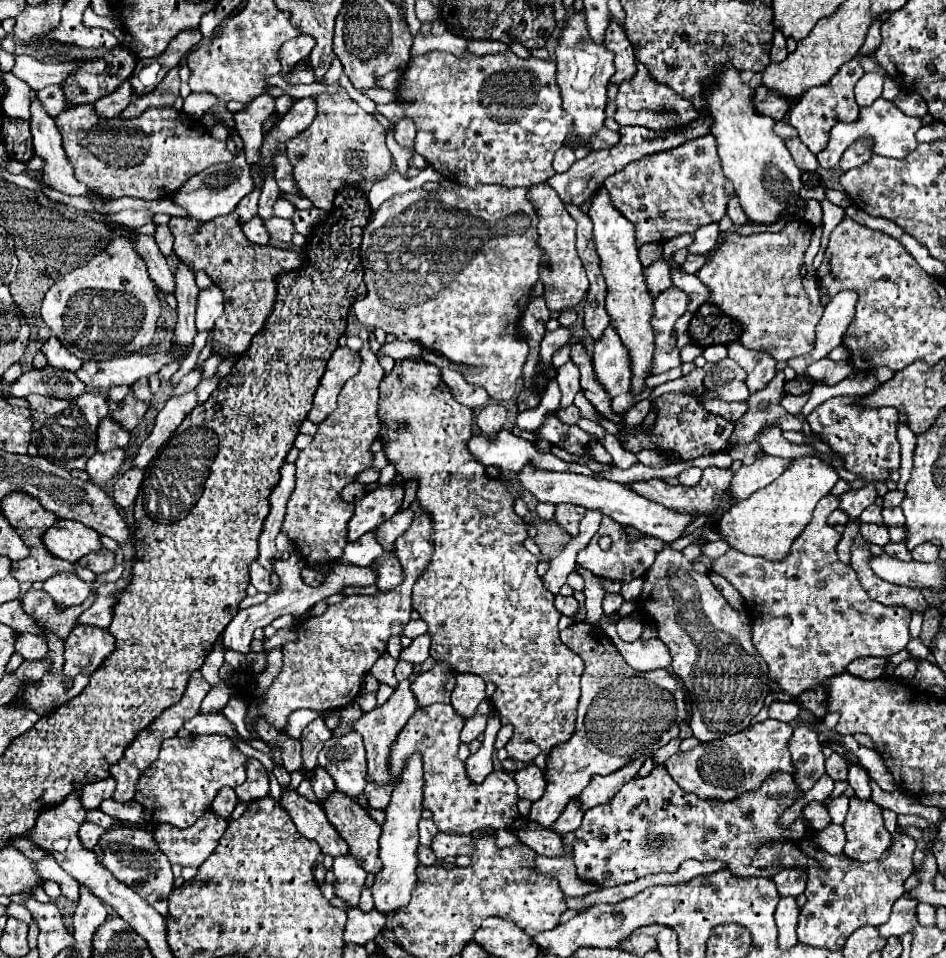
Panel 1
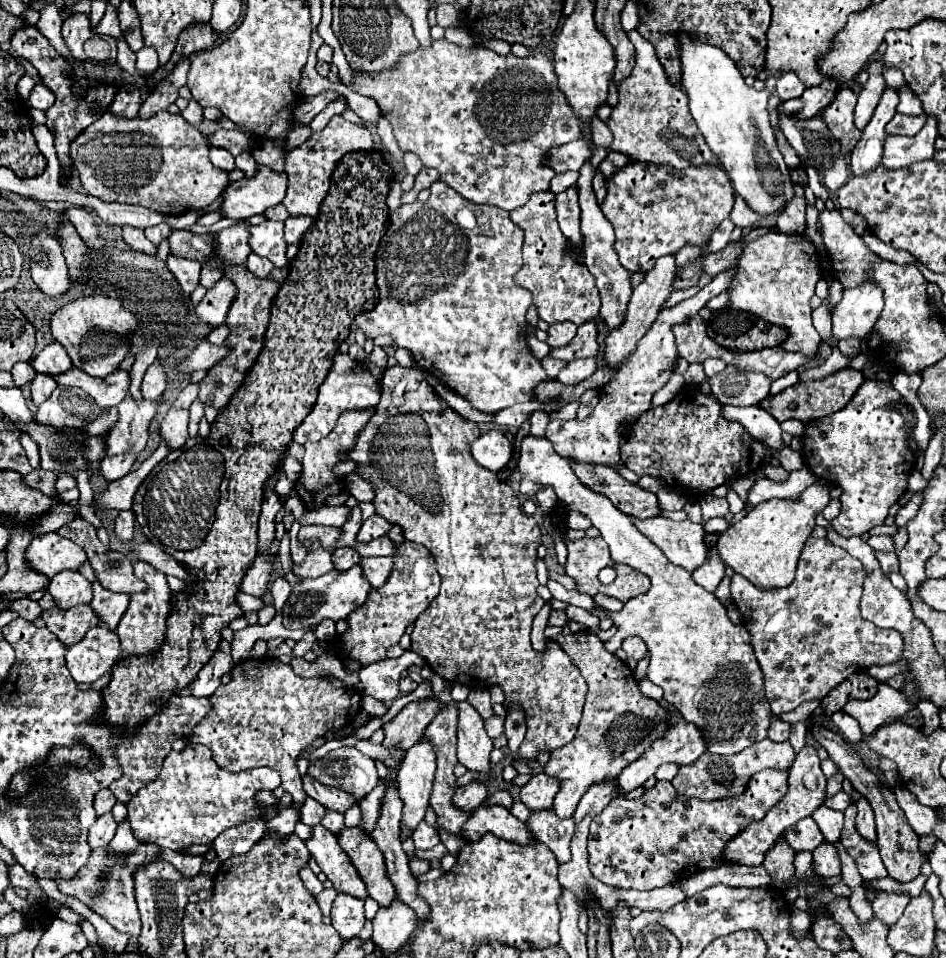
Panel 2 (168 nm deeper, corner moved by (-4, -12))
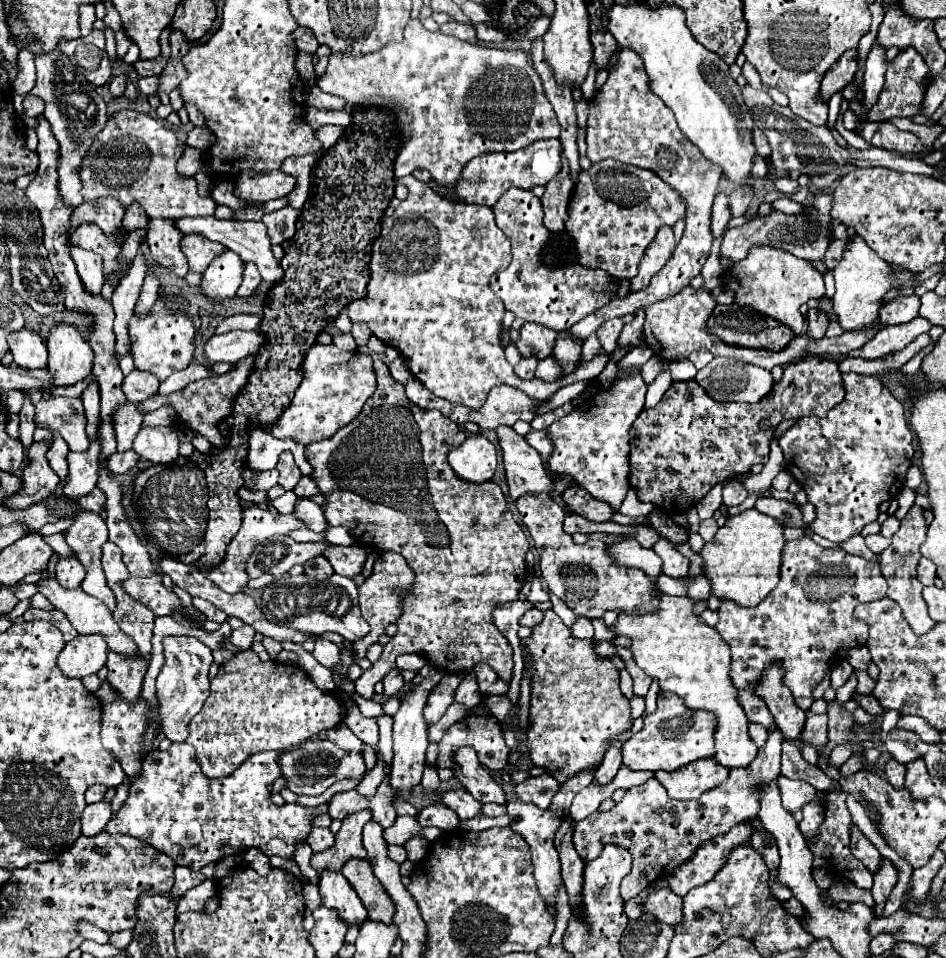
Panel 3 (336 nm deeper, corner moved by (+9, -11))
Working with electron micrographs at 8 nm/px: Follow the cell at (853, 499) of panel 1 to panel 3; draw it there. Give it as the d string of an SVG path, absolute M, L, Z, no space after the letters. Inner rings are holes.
M858 373L842 375L842 379L846 385L846 397L840 405L830 409L826 417L798 419L778 441L784 451L784 471L802 485L808 501L816 505L816 519L810 523L812 531L834 543L848 541L848 537L858 535L864 525L876 521L880 503L890 501L904 487L904 477L914 455L912 431L906 423L904 407L888 387L876 377Z

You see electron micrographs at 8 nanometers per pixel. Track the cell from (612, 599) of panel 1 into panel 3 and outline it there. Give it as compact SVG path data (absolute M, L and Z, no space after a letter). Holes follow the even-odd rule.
M578 617L578 621L572 627L572 633L576 633L576 637L580 637L580 639L592 639L594 637L594 627L592 627L590 619Z

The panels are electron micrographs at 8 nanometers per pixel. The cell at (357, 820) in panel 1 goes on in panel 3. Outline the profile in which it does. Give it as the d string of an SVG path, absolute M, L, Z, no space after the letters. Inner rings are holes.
M368 859L346 861L346 865L342 869L342 875L350 881L354 891L362 899L370 919L382 921L382 923L390 923L392 921L394 903L388 897L388 893L384 891L384 887L380 885L380 881L374 877Z

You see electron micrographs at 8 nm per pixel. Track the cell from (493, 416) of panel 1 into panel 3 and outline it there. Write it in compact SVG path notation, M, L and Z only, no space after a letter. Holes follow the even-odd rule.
M470 435L460 447L448 453L448 463L458 477L470 483L490 481L496 471L496 447L484 435Z

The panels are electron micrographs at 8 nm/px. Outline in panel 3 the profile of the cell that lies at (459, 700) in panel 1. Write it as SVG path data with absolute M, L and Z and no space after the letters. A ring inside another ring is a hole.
M458 749L456 751L456 769L454 777L472 793L472 797L480 803L504 803L504 791L502 787L492 779L488 769L476 761L476 751L474 749Z

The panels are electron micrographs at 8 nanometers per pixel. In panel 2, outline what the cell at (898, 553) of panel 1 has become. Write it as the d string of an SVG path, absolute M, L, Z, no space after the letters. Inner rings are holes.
M875 552L875 556L877 556L877 560L879 560L879 564L881 564L881 570L883 570L885 574L899 572L897 554L895 554L895 552L891 552L891 554L887 554L887 552Z

